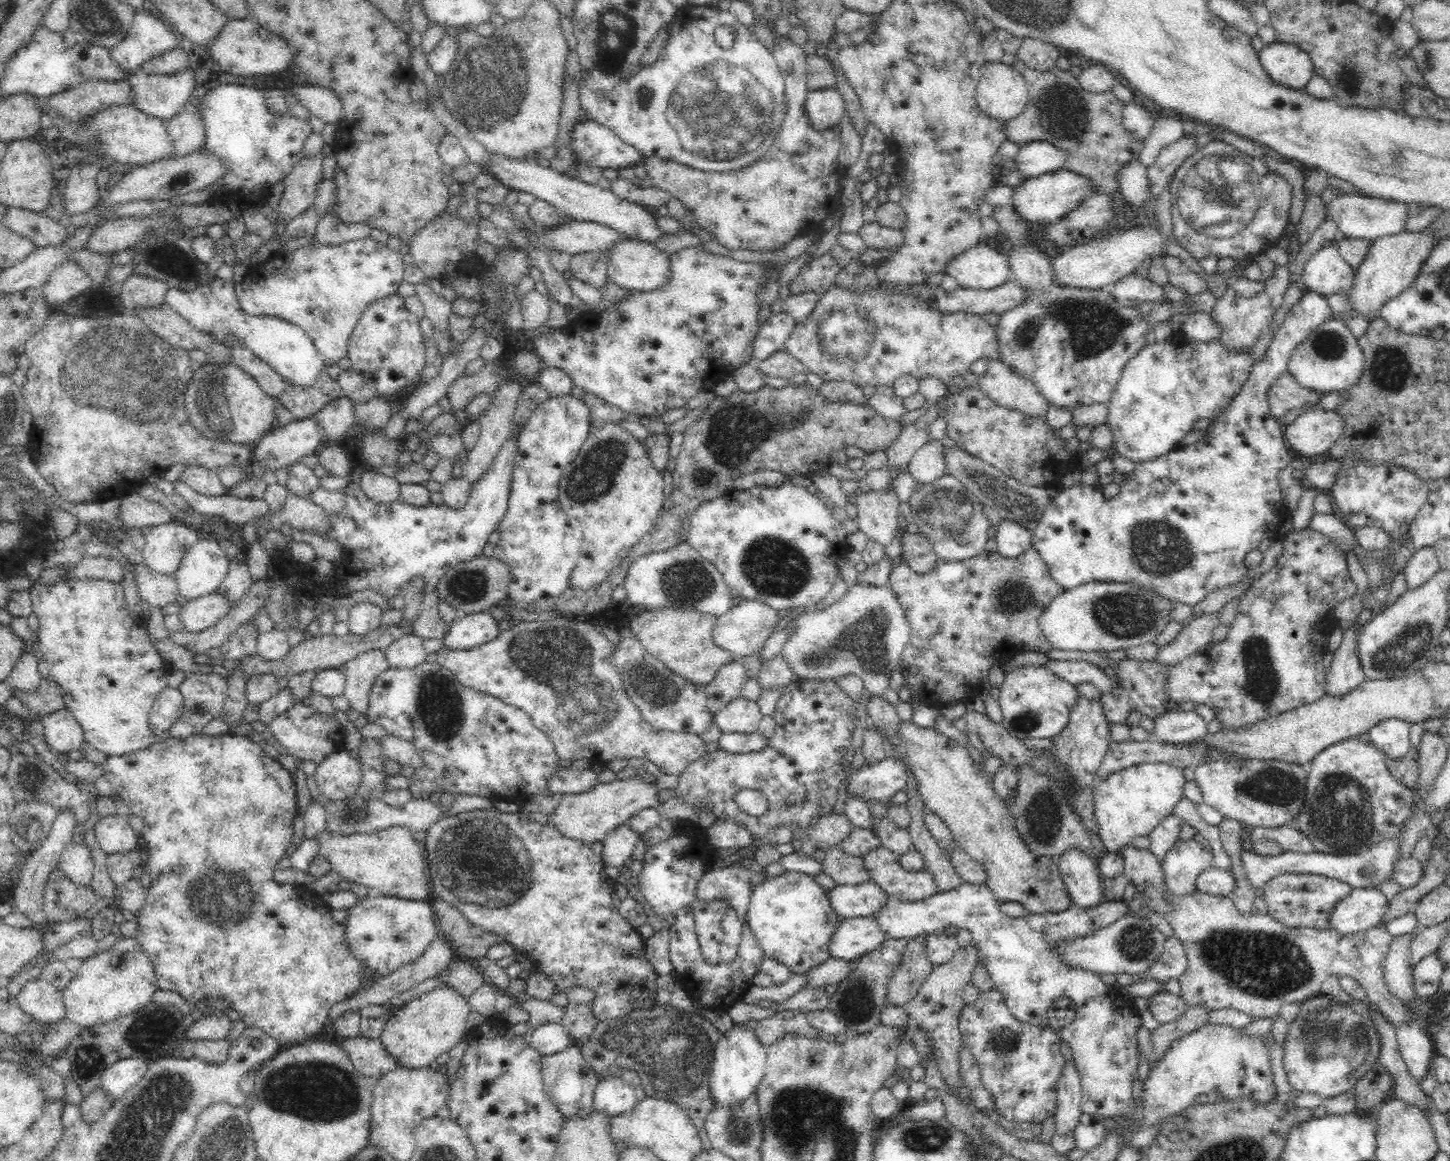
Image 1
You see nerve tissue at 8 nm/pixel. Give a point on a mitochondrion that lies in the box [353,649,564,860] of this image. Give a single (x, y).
(441, 711)

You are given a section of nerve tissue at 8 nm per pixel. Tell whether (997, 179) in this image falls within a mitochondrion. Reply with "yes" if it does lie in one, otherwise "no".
no

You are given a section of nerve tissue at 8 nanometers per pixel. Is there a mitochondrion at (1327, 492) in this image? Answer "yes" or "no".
no

